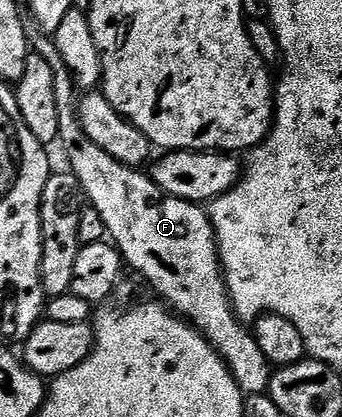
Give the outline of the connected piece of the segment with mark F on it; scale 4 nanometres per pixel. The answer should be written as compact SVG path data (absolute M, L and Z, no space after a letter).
M24 17L24 28L32 51L43 56L55 76L58 141L65 150L70 164L68 167L83 184L90 205L102 216L106 233L120 251L122 259L128 267L130 265L143 274L178 315L196 326L213 347L221 351L221 357L229 365L242 394L264 395L273 379L274 367L269 365L267 356L263 356L263 348L259 348L254 331L247 330L234 312L221 268L217 236L208 211L198 203L165 194L148 173L123 165L99 148L83 132L78 116L80 95L57 43L41 30L32 17Z

